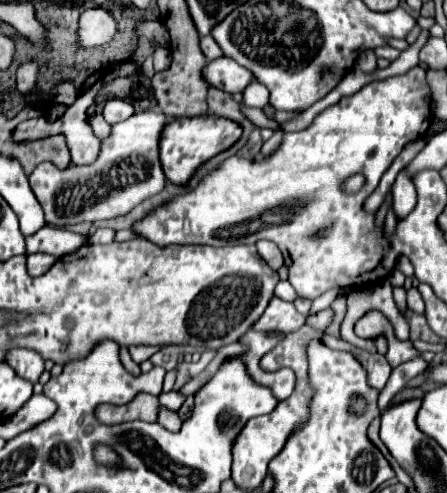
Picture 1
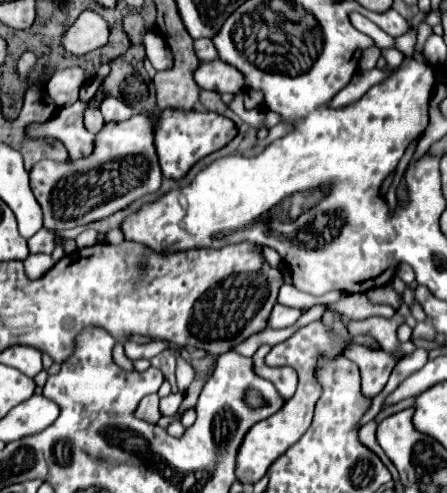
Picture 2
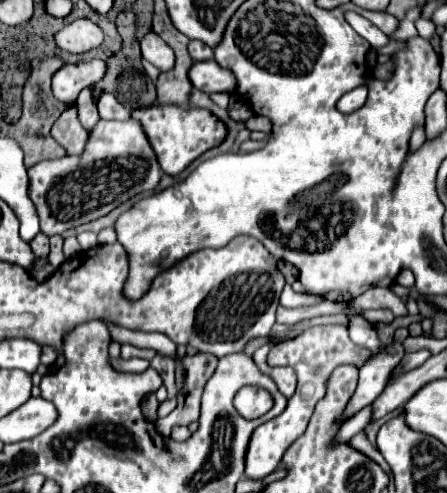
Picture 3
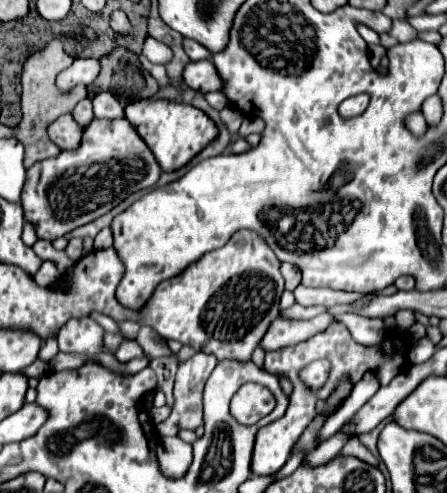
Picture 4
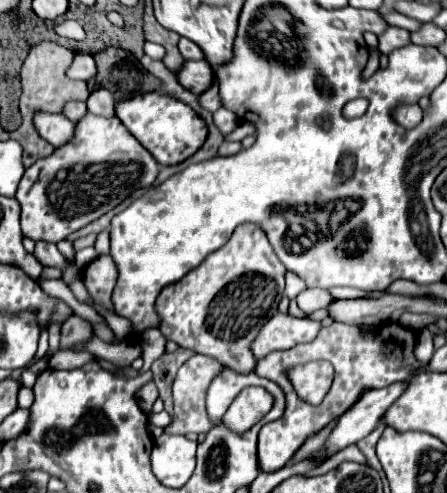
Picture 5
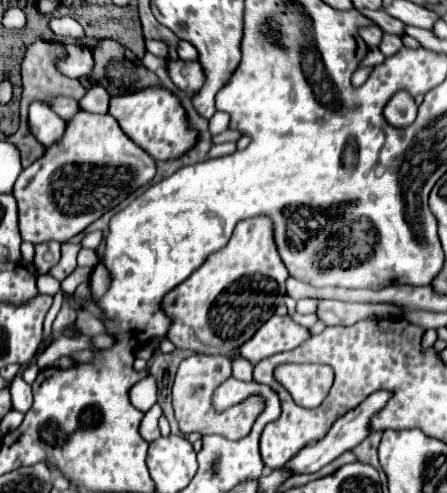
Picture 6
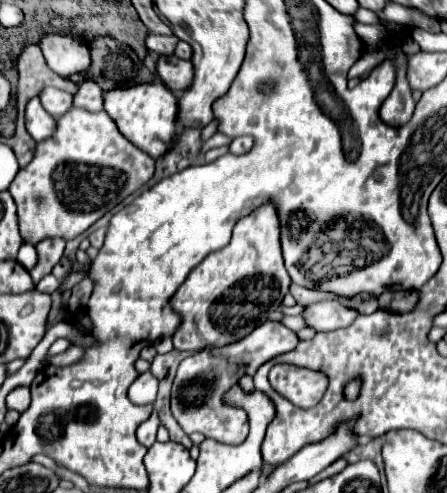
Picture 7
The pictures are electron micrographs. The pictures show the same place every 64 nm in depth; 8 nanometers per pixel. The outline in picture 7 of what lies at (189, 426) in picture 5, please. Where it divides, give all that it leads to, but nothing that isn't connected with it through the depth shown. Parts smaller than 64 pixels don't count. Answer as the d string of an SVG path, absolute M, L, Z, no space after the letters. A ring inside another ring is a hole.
M268 320L260 328L256 328L256 332L248 334L244 340L228 344L228 348L200 350L182 360L172 386L172 414L180 424L180 428L186 434L200 432L206 438L214 438L224 444L244 442L248 436L248 414L242 408L225 404L222 399L224 390L228 390L232 384L238 382L240 372L248 372L252 376L260 364L278 354L294 350L298 342L300 340L294 330L286 328L282 322ZM204 398L206 404L202 404Z

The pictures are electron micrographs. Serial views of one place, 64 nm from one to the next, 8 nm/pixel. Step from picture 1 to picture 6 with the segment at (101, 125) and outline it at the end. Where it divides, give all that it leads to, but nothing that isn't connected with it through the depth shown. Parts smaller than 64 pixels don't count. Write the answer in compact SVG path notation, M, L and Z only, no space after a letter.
M56 98L54 102L52 102L52 110L60 116L60 118L64 118L64 120L70 120L72 116L76 116L78 112L80 112L80 104L76 102L76 100L70 100L70 98Z

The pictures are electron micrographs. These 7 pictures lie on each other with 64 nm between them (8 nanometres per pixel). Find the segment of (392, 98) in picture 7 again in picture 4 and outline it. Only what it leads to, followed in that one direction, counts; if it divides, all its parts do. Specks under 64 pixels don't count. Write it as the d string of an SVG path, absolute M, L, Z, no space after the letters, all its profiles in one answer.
M422 112L412 114L412 118L408 118L408 130L410 130L416 138L420 138L420 136L424 136L424 134L426 134L428 126L426 126L426 120L424 120Z

